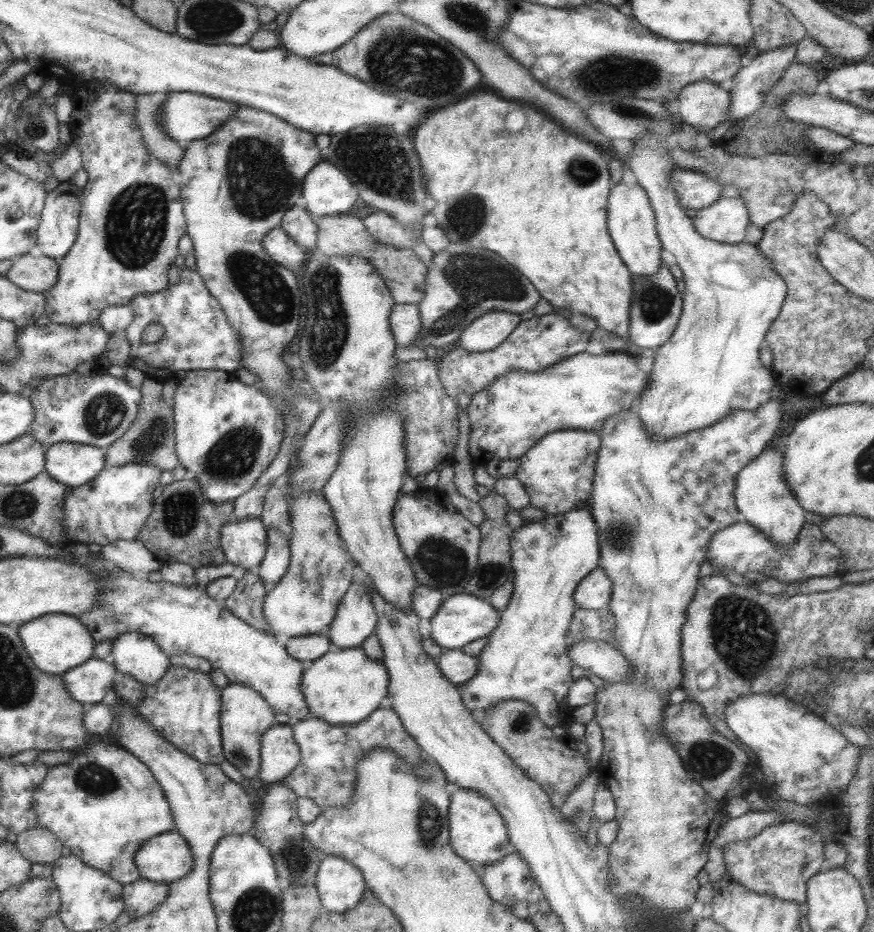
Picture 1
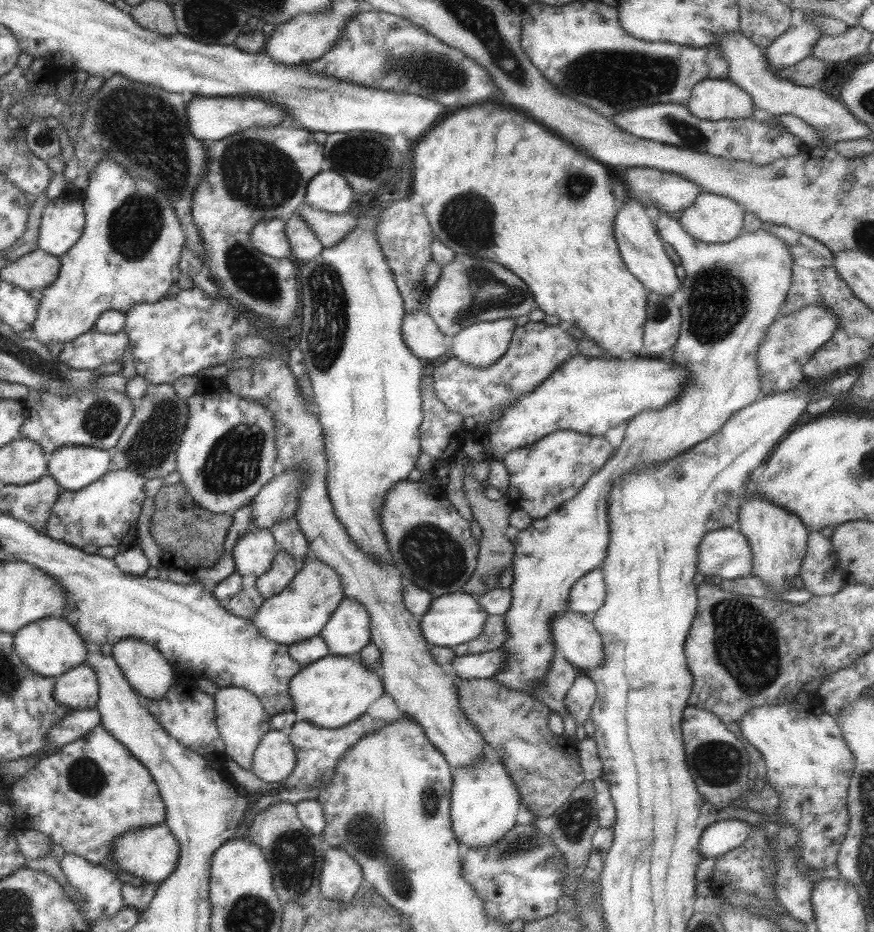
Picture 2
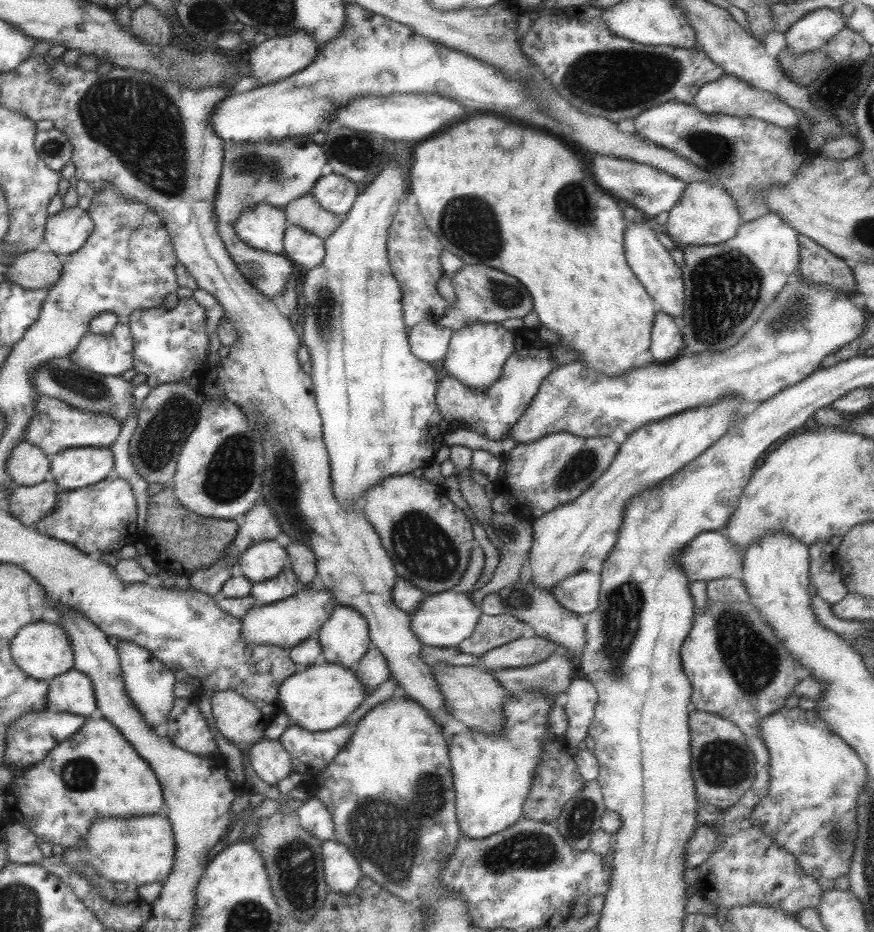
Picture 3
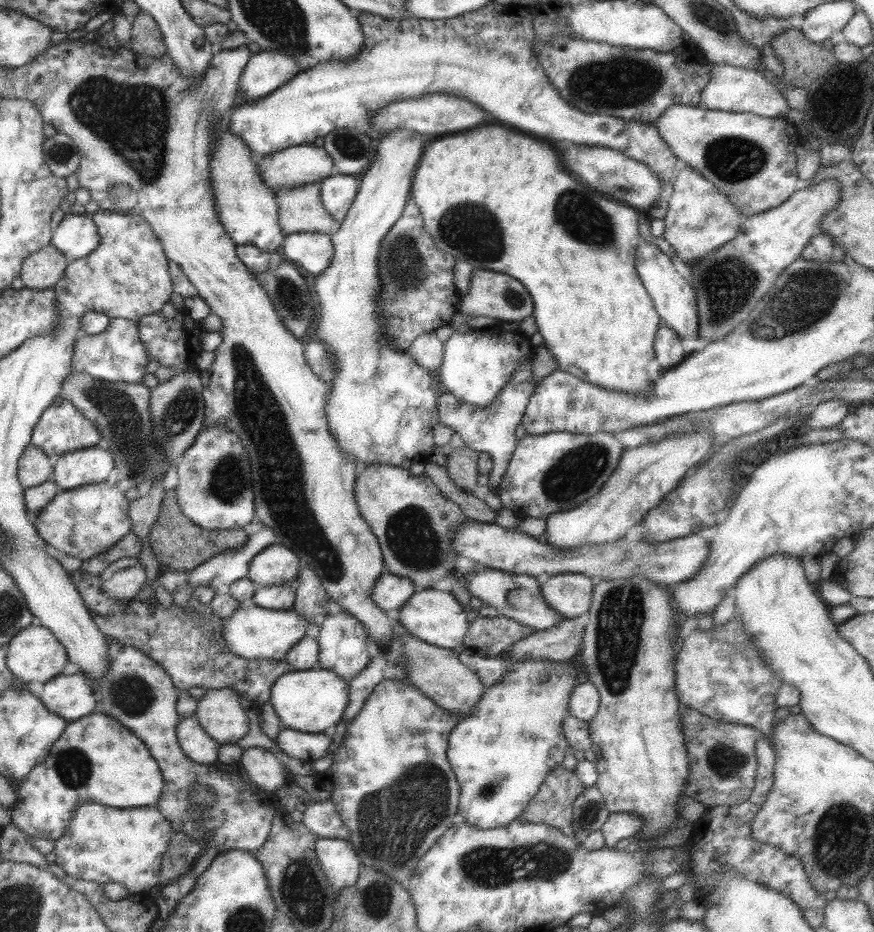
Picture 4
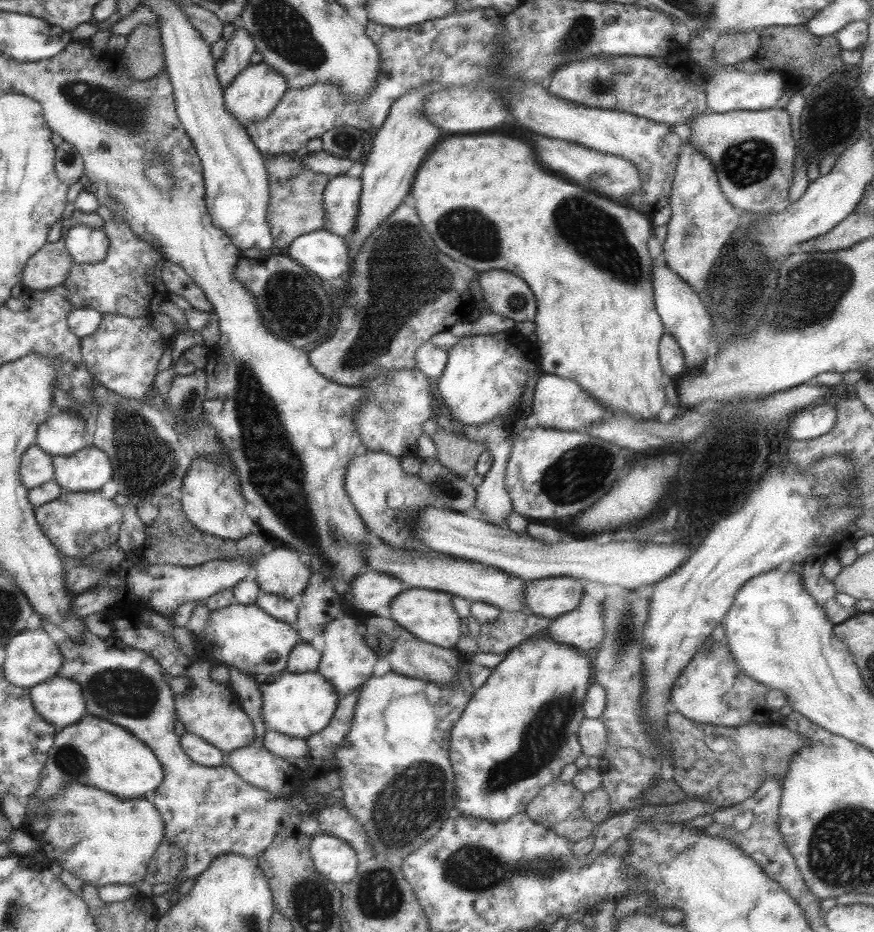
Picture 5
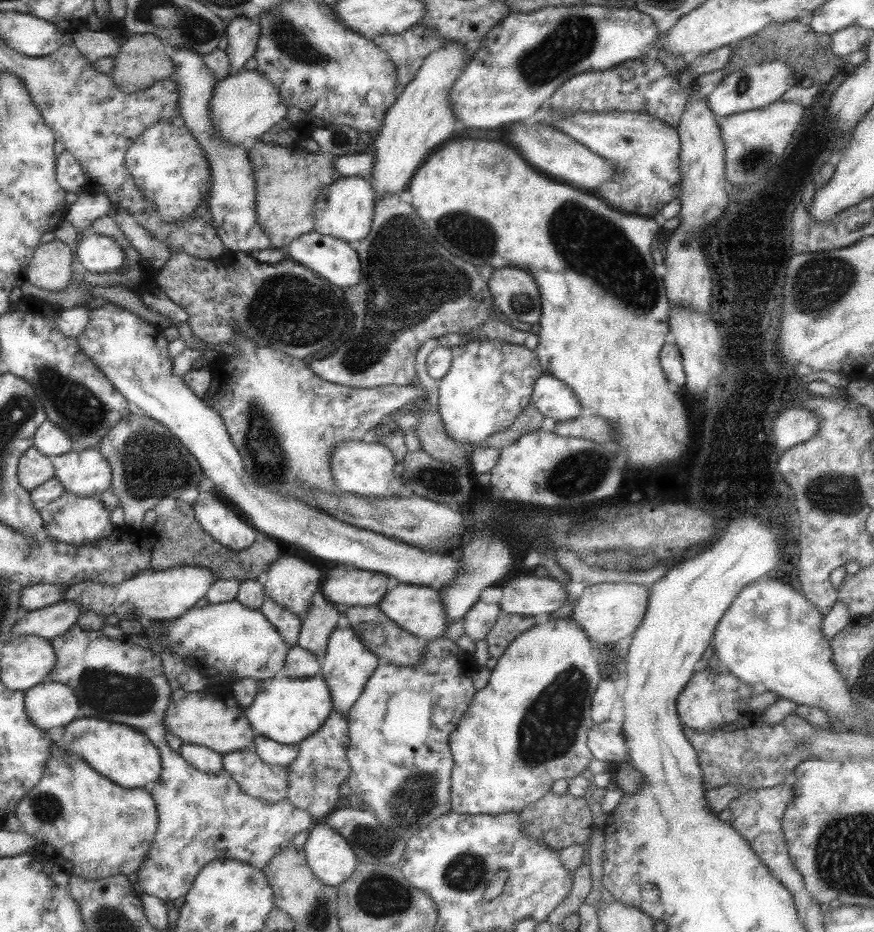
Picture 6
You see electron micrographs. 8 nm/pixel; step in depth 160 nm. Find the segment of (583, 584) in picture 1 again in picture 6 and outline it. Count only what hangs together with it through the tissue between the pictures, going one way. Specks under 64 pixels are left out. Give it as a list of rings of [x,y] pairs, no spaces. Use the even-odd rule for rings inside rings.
[[[544,574],[502,582],[498,605],[505,614],[539,616],[556,611],[566,601],[563,584]]]

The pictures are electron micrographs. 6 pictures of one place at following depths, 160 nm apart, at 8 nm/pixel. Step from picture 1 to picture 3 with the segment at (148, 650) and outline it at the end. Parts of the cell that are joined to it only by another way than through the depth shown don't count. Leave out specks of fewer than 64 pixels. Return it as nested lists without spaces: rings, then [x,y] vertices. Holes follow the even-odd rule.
[[[116,641],[115,645],[124,693],[137,713],[141,715],[141,719],[162,734],[167,715],[169,715],[169,710],[171,710],[174,701],[173,687],[176,680],[173,673],[143,647],[125,641]]]

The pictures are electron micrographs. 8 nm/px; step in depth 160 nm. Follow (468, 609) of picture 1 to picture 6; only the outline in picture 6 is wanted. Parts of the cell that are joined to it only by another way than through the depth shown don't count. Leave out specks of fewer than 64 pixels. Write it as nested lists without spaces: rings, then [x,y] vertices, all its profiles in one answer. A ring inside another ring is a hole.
[[[397,584],[378,600],[377,607],[391,621],[393,621],[401,630],[422,638],[426,641],[432,641],[441,637],[446,637],[447,628],[445,611],[440,601],[437,590],[421,585],[409,586],[407,584]]]

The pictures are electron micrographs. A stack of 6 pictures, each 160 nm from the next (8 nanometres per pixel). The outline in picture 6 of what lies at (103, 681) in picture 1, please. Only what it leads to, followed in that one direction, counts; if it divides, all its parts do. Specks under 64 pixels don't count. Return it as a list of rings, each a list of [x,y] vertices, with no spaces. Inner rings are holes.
[[[49,680],[24,691],[23,704],[27,719],[39,730],[64,727],[77,718],[79,706],[67,685]]]

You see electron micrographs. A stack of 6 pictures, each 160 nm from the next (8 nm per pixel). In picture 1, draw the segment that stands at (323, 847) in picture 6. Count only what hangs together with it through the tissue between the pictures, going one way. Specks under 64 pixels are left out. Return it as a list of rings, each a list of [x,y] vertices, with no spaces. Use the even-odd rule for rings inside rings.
[[[336,856],[320,860],[313,885],[321,908],[337,914],[354,907],[366,889],[359,869]]]

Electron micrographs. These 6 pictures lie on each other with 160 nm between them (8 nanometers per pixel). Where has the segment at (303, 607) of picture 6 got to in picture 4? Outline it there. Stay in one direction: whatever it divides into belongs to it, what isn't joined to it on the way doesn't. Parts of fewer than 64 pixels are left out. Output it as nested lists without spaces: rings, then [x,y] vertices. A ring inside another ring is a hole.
[[[271,544],[251,559],[246,578],[255,589],[280,586],[295,580],[300,565],[298,556],[292,550],[281,544]]]

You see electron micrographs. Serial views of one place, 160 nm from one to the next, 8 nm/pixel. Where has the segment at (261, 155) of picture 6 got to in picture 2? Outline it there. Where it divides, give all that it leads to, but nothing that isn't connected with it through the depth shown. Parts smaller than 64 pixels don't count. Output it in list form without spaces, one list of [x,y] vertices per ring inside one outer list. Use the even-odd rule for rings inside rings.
[[[302,204],[297,209],[298,215],[303,222],[313,232],[313,235],[321,243],[322,247],[333,246],[339,239],[343,239],[345,234],[349,234],[357,222],[356,213],[348,212],[341,214],[331,214],[322,210],[312,209],[310,206]]]

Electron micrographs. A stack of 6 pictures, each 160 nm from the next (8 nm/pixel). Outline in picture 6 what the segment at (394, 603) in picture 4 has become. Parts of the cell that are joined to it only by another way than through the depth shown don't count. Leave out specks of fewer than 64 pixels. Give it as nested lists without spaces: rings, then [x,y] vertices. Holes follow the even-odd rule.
[[[351,569],[337,578],[324,575],[319,588],[322,596],[331,604],[375,607],[385,594],[385,578],[379,573]]]

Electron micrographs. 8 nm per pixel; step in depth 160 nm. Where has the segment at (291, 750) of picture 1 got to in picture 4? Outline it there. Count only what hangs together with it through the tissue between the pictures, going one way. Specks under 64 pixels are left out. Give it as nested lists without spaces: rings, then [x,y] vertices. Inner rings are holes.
[[[248,747],[238,761],[250,783],[262,791],[273,792],[287,782],[284,766],[269,749]]]

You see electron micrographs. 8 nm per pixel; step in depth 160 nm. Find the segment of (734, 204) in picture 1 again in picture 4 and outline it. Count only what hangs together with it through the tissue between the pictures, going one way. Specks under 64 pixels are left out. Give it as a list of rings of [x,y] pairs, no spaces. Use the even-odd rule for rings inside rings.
[[[687,165],[678,170],[671,188],[666,202],[666,211],[662,216],[664,220],[662,236],[673,250],[675,258],[679,258],[690,267],[702,256],[707,256],[732,240],[742,217],[714,184]]]

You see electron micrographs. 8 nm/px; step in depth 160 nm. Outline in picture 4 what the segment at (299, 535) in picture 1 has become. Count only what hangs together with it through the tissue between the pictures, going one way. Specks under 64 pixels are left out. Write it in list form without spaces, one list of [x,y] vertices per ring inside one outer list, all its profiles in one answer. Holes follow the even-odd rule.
[[[260,606],[237,607],[231,616],[220,620],[220,638],[224,648],[231,654],[251,660],[257,658],[262,662],[282,660],[287,651],[306,633],[308,622],[294,610],[274,611]]]

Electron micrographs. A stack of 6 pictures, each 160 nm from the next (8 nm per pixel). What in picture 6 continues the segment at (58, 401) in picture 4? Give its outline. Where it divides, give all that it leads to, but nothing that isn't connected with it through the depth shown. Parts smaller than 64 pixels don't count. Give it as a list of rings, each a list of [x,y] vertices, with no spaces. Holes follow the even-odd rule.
[[[47,420],[36,429],[32,438],[32,448],[45,457],[57,457],[71,451],[73,443],[58,426]]]

